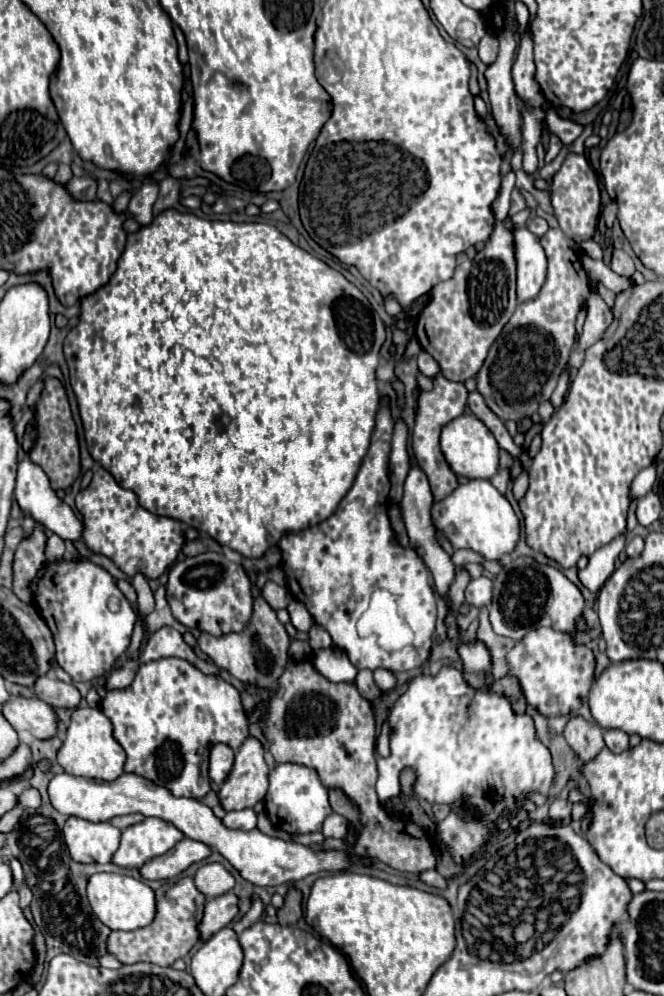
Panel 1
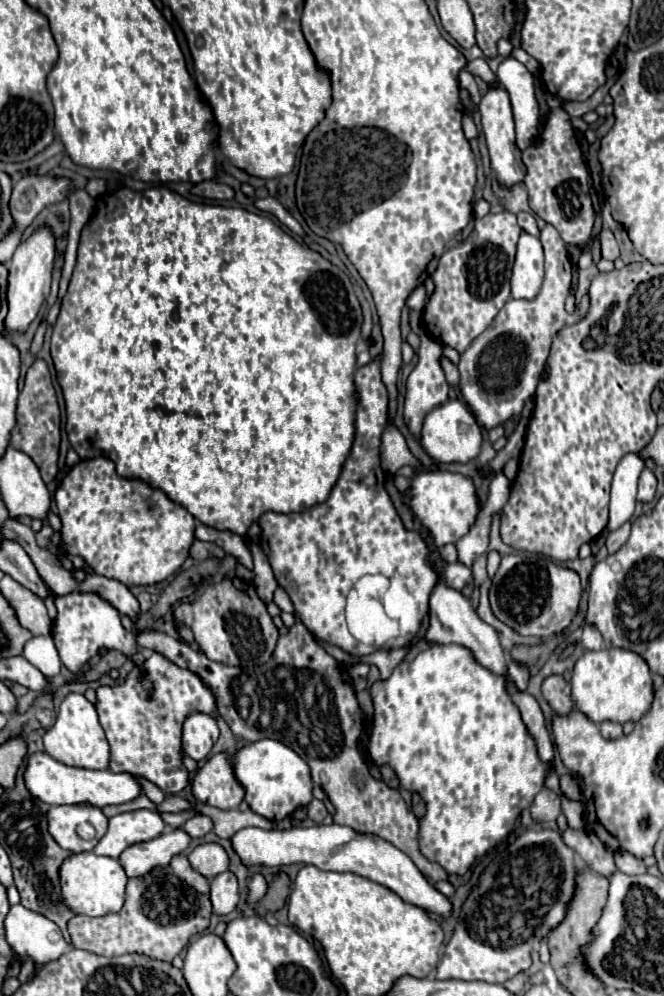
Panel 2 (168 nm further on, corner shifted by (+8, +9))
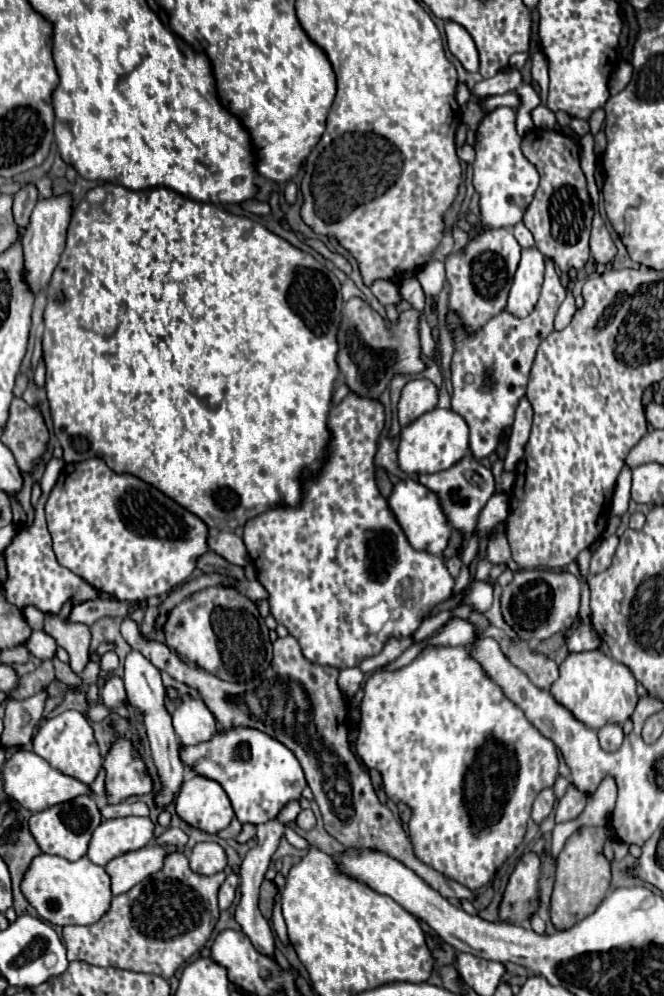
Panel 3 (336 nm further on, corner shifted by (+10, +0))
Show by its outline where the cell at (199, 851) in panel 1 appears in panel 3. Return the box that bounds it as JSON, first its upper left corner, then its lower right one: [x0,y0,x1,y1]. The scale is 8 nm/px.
[106,844,166,894]

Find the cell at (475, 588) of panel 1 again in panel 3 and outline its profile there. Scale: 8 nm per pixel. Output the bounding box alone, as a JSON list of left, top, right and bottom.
[244,392,454,670]

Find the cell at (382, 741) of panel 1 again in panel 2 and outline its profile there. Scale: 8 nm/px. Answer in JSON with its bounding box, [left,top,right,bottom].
[364,645,410,679]

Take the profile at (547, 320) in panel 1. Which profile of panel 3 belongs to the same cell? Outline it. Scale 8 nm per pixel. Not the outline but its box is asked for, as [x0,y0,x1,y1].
[446,258,566,458]

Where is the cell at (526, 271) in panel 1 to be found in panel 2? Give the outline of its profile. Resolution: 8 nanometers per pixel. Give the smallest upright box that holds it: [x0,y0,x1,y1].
[512,233,544,299]

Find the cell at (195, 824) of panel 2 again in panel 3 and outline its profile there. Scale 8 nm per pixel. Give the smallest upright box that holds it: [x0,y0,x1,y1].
[156,828,188,846]

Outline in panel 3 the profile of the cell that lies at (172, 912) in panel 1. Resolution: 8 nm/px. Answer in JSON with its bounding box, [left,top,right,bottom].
[62,854,224,980]

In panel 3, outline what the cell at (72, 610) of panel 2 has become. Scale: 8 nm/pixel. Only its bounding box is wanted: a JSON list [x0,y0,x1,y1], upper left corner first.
[124,652,195,808]

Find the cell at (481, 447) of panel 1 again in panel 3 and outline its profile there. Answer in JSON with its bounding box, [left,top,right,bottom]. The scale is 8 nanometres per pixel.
[398,408,468,474]

